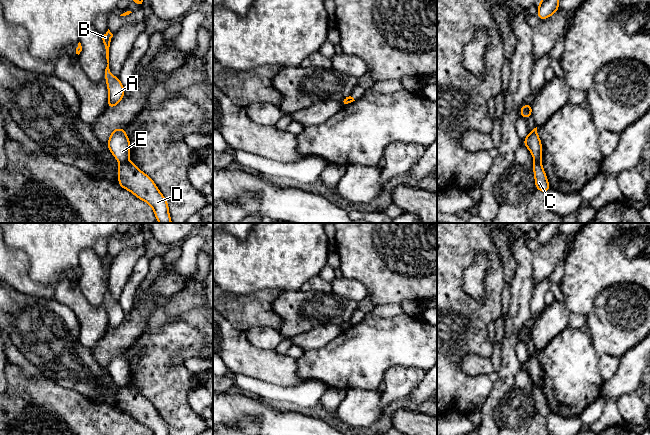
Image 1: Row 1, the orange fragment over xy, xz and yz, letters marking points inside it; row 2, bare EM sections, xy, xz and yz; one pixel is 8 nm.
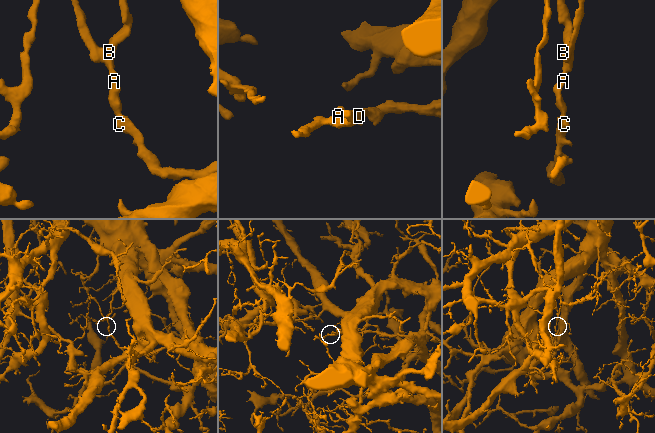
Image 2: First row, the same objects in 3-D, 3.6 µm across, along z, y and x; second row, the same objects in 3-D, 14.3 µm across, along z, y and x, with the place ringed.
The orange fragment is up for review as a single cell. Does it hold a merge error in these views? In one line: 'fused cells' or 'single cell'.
fused cells

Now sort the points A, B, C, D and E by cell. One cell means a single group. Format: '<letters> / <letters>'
A B E / C D

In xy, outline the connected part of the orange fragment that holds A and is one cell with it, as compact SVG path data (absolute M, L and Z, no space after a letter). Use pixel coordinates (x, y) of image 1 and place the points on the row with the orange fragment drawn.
M108 29L105 35L100 35L100 36L102 38L102 42L106 49L106 59L108 63L104 73L104 77L106 78L106 83L108 87L108 94L109 94L109 101L107 107L114 108L124 97L125 90L119 77L114 77L109 69L109 47L113 34Z

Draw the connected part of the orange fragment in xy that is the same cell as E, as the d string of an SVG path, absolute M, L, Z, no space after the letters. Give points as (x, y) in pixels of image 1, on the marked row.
M118 128L111 131L107 147L120 164L128 160L130 155L130 140L125 134L125 128Z

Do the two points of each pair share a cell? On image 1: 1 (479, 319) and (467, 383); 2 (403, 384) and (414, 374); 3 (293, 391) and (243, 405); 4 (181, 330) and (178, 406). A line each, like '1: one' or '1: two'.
1: one
2: one
3: two
4: one

